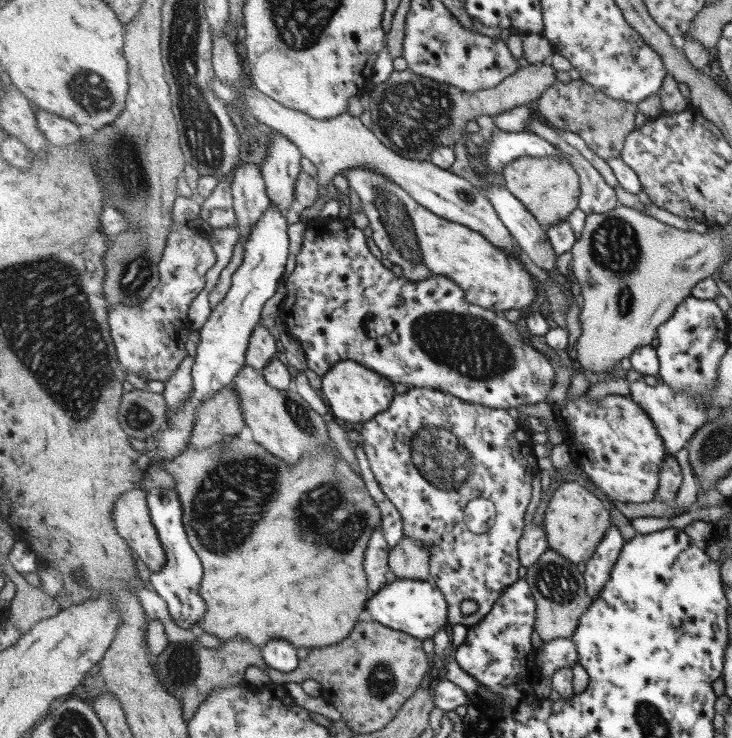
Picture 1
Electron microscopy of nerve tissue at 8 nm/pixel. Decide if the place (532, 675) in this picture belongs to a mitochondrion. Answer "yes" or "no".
no

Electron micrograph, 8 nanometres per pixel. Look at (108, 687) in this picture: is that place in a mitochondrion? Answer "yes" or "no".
no

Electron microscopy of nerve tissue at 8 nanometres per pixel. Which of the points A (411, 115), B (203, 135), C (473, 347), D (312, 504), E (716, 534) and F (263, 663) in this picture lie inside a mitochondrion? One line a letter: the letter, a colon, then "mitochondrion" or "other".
A: mitochondrion
B: mitochondrion
C: mitochondrion
D: mitochondrion
E: other
F: other

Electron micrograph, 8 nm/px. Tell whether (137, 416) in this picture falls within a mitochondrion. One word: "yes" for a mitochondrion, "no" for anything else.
yes

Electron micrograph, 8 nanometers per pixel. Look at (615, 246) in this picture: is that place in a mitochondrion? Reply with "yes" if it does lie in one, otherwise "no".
yes

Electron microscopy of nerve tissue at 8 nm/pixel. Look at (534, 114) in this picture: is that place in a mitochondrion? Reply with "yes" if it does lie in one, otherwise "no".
no

